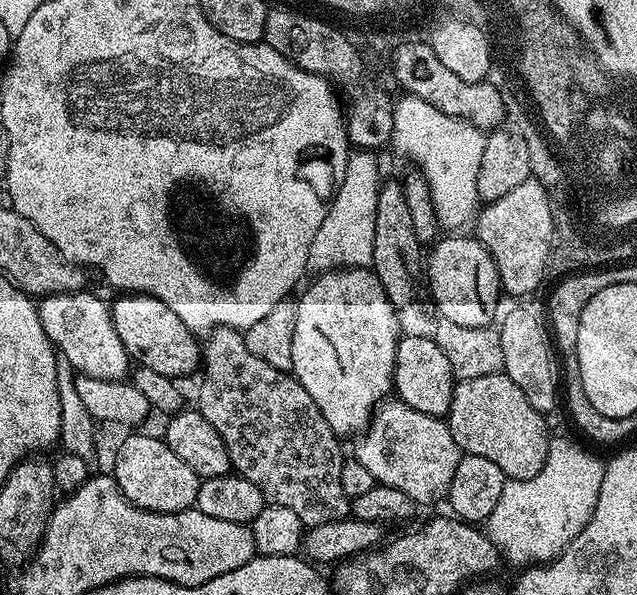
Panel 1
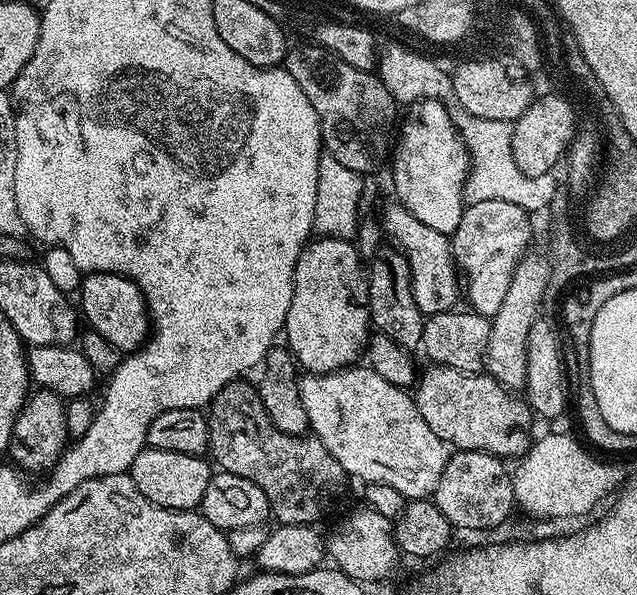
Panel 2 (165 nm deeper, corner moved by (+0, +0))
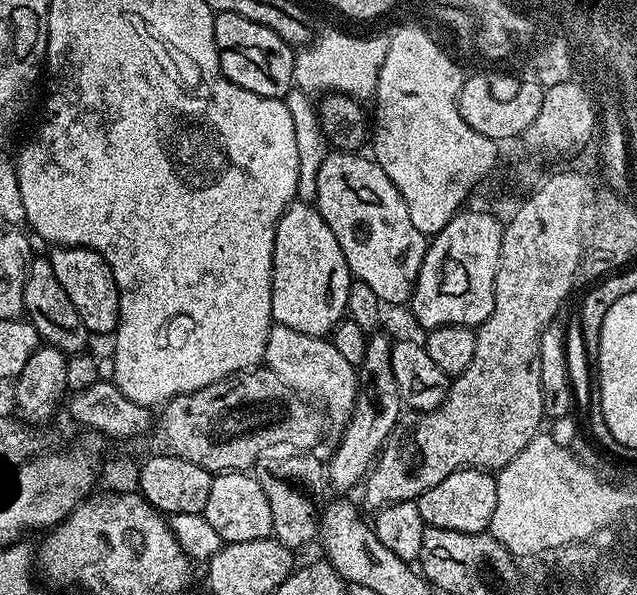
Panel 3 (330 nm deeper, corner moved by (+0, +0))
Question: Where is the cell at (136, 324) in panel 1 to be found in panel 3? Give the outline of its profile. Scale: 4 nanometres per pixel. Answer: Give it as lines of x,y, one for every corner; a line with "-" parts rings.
56,246
51,249
52,253
47,257
50,266
54,266
54,274
58,277
58,283
62,290
74,305
78,318
87,326
89,333
100,336
115,333
116,323
120,320
120,295
118,286
114,282
114,274
110,266
98,254
89,248
69,248

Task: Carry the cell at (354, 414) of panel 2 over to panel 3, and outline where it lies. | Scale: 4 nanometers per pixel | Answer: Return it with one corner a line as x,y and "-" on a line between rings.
274,326
268,335
263,363
274,374
278,374
286,386
315,401
331,423
333,420
337,426
343,426
351,419
356,406
358,372
353,364
342,358
342,354
338,354
338,350
334,350
331,339
307,336
298,330

